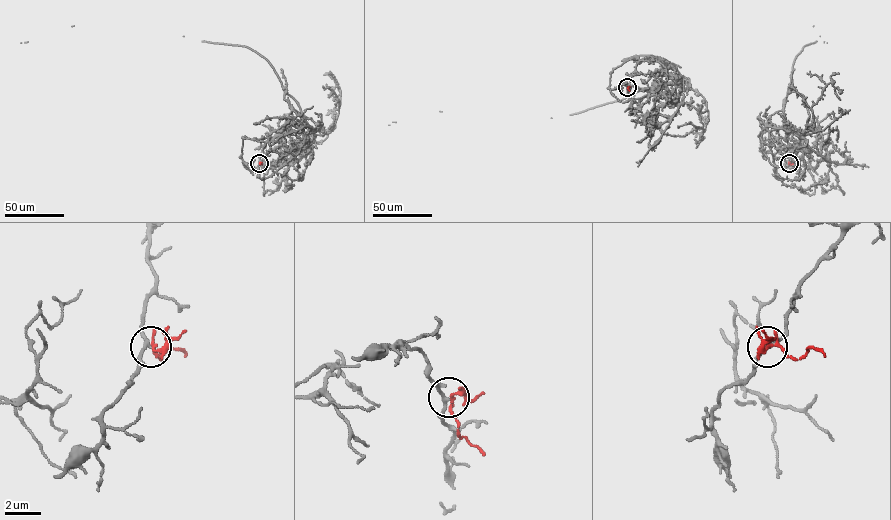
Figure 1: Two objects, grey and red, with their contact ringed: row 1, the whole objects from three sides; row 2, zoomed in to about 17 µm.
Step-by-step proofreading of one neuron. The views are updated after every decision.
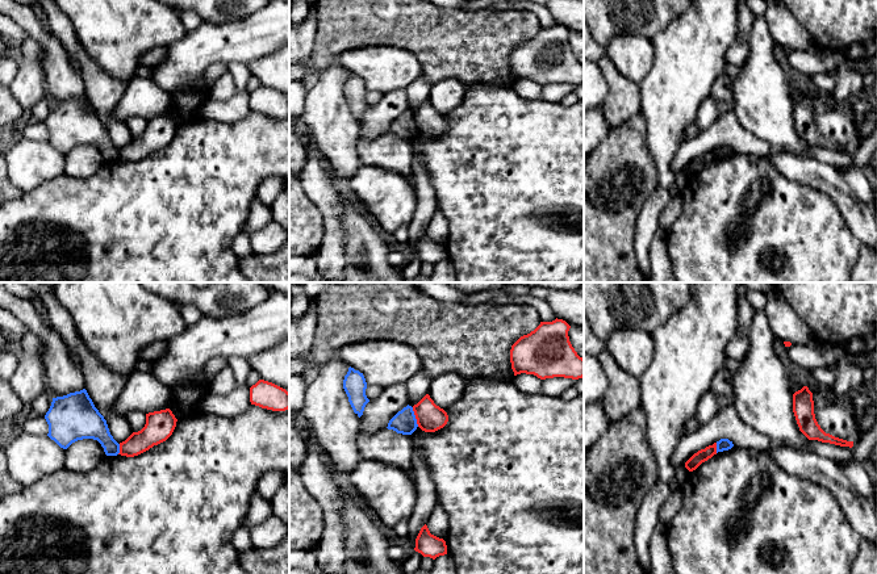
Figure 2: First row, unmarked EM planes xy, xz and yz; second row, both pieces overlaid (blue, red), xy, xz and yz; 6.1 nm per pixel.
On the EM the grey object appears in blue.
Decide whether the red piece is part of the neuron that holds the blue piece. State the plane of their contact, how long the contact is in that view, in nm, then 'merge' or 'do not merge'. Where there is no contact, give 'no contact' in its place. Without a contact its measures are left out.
meets blue in xz; contact 130 nm long; do not merge

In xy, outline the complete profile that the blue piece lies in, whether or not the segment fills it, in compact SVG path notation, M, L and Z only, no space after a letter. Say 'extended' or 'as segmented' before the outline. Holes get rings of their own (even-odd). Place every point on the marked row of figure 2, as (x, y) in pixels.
as segmented; M85 389L53 398L45 419L49 424L47 436L63 449L78 440L93 439L101 444L107 456L120 453L120 444Z

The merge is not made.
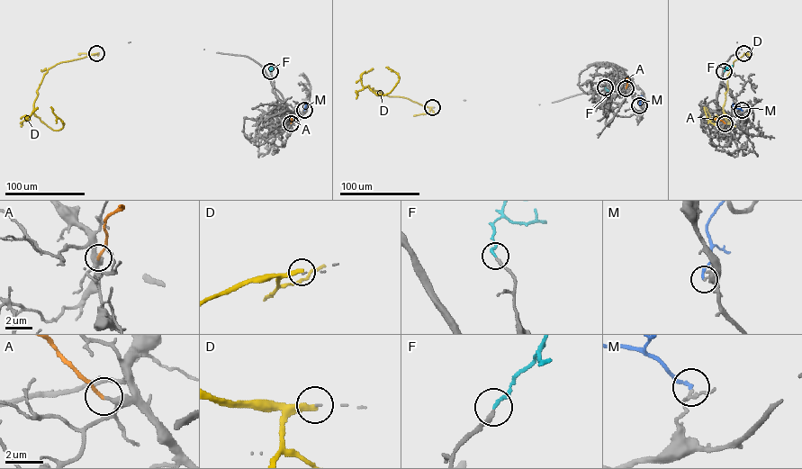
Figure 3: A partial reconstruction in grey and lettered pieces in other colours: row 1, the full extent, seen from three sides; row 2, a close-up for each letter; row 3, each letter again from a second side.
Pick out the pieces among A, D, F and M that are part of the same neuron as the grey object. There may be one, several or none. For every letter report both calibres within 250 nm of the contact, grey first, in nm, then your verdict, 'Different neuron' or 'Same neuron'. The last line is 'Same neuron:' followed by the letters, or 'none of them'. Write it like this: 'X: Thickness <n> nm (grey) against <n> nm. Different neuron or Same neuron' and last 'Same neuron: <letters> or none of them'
A: Thickness 200 nm (grey) against 180 nm. Different neuron
D: Thickness 60 nm (grey) against 340 nm. Different neuron
F: Thickness 240 nm (grey) against 190 nm. Same neuron
M: Thickness 110 nm (grey) against 200 nm. Different neuron
Same neuron: F

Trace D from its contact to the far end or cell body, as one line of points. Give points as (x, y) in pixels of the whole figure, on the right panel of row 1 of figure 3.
D: (743, 53), (734, 62), (727, 76), (723, 110), (730, 119), (732, 128), (724, 130), (711, 122), (704, 106)

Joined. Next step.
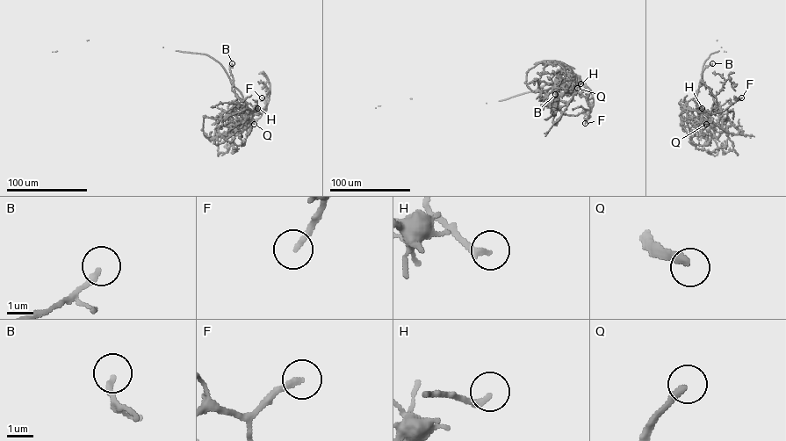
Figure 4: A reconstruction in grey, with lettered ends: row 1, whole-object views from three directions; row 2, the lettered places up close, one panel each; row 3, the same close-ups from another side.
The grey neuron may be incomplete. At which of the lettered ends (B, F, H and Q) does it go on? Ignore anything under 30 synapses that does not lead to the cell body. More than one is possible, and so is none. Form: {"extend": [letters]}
{"extend": ["F", "H", "Q"]}

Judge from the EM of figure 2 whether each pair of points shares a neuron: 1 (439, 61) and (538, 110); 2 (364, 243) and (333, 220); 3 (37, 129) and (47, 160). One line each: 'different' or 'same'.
1: different
2: different
3: different

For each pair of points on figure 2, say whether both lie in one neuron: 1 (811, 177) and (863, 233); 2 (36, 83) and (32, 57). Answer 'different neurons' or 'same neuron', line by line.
1: same neuron
2: same neuron

